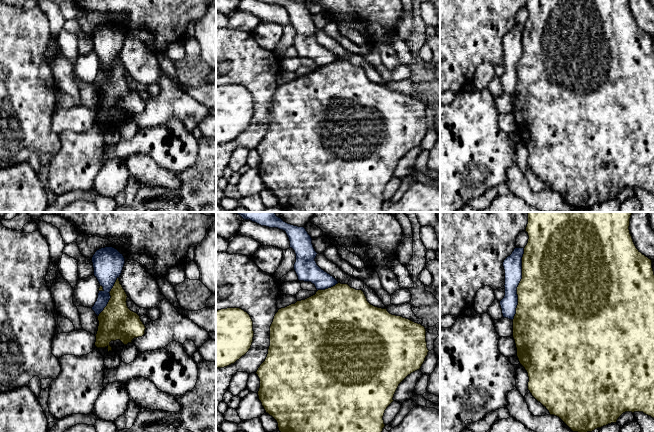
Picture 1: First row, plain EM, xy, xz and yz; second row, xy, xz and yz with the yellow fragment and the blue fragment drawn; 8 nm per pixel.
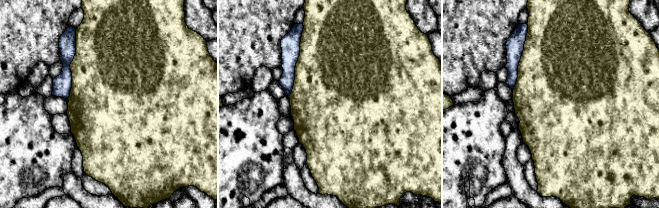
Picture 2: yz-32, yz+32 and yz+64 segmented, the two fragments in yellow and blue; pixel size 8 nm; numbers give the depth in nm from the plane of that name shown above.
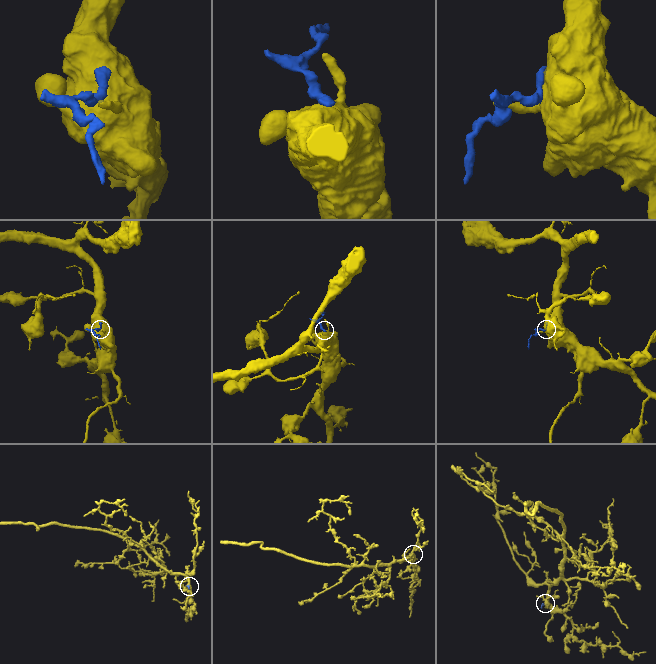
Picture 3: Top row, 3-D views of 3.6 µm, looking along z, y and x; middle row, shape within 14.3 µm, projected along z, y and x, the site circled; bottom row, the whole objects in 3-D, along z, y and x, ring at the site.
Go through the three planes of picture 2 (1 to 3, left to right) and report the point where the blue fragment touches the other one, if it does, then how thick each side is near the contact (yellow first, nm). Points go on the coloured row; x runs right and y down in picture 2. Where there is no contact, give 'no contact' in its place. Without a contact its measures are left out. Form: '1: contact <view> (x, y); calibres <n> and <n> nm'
1: contact yz-32 (70, 64); calibres 480 and 160 nm
2: contact yz+32 (298, 60); calibres 500 and 160 nm
3: contact yz+64 (521, 57); calibres 500 and 140 nm

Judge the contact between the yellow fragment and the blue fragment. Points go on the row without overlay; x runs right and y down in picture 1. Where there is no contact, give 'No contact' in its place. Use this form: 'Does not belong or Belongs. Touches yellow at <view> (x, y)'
Does not belong. Touches yellow at yz (519, 60)

